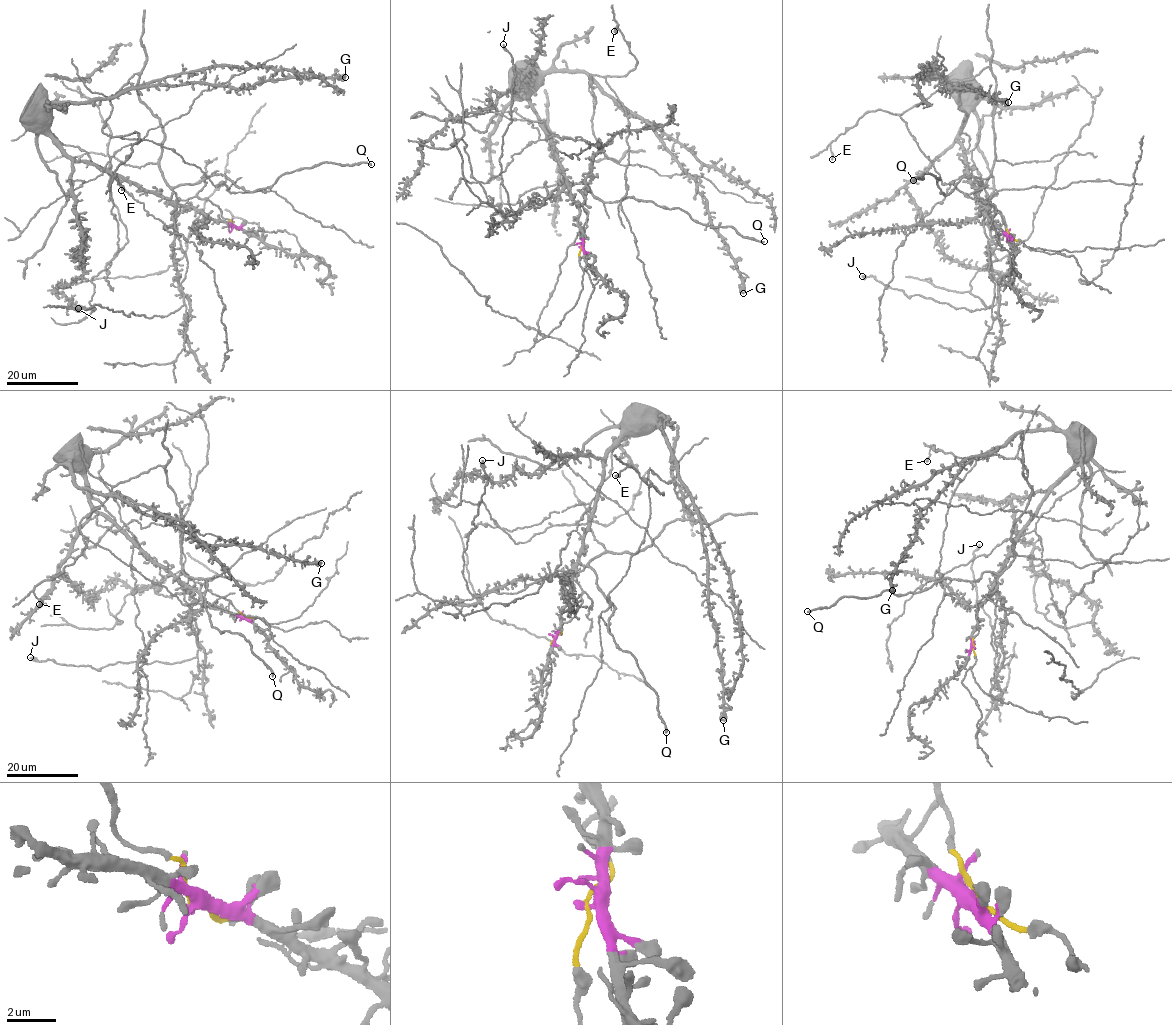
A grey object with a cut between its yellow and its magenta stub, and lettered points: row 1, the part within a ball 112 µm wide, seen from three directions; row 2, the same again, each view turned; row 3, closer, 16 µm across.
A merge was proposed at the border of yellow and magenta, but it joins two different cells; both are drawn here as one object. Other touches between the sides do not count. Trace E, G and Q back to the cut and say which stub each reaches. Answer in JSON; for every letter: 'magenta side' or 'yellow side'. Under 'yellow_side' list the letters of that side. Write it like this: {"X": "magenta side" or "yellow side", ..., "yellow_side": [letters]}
{"E": "yellow side", "G": "magenta side", "Q": "yellow side", "yellow_side": ["E", "Q"]}

